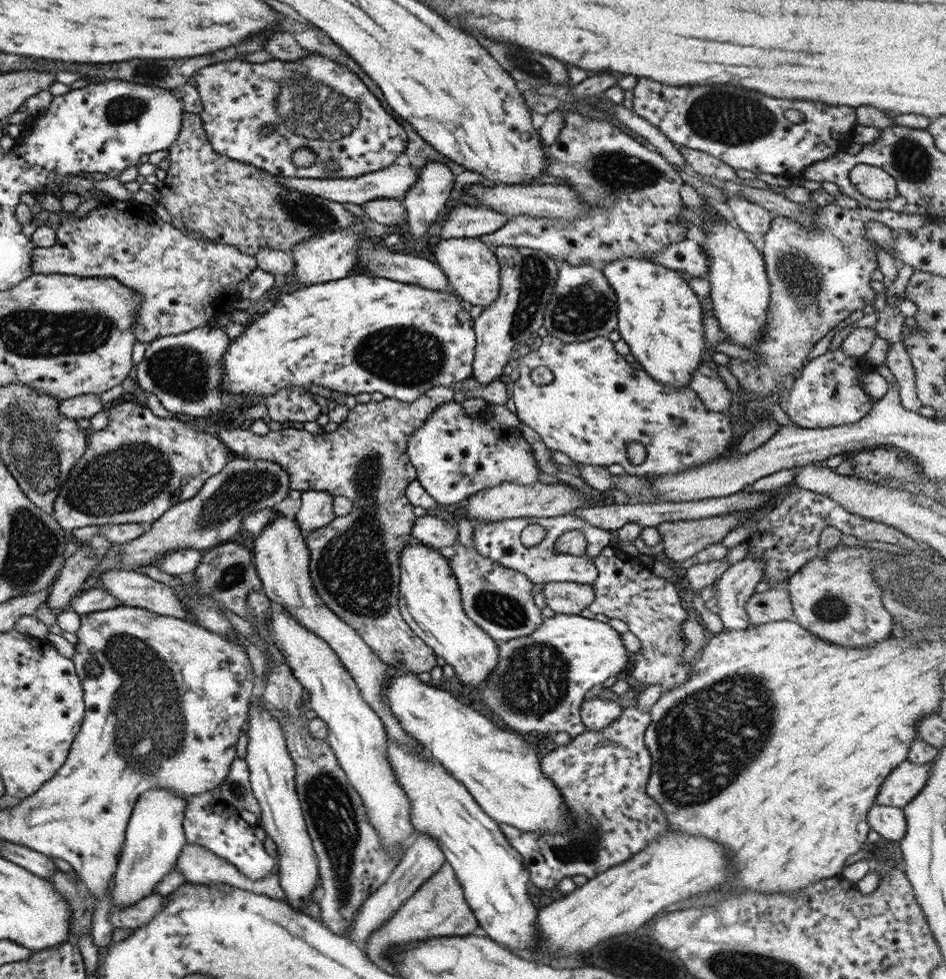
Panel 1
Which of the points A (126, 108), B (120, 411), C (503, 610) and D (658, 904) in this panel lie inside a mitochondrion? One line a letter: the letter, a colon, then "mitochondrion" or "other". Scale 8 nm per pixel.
A: mitochondrion
B: other
C: mitochondrion
D: other

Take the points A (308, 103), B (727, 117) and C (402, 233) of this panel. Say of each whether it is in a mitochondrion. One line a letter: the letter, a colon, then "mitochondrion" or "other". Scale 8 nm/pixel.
A: mitochondrion
B: mitochondrion
C: other

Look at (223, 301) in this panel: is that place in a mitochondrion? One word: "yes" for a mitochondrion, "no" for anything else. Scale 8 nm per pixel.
no

